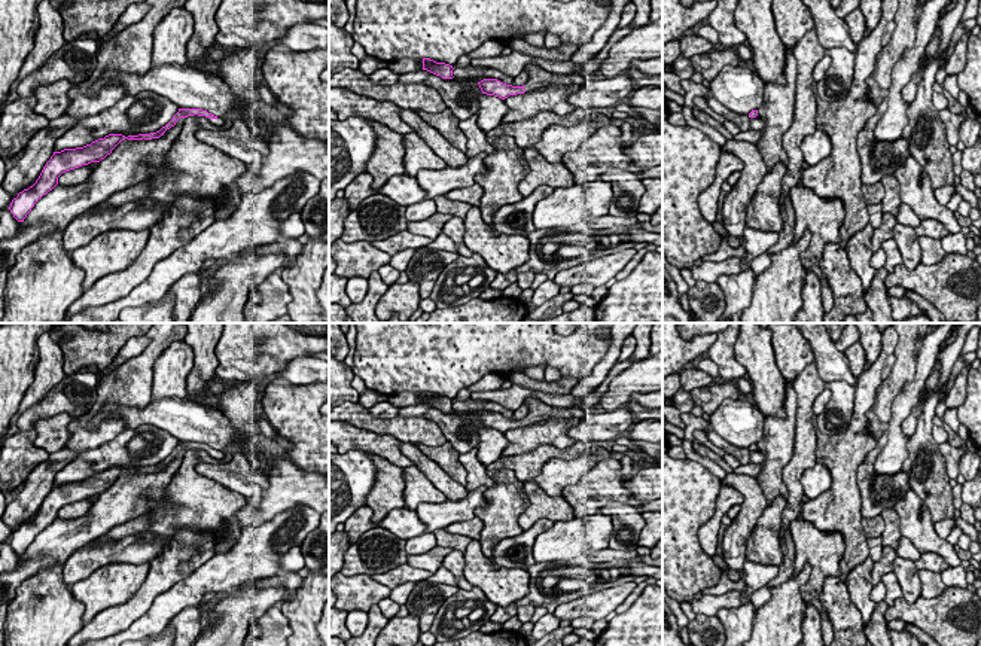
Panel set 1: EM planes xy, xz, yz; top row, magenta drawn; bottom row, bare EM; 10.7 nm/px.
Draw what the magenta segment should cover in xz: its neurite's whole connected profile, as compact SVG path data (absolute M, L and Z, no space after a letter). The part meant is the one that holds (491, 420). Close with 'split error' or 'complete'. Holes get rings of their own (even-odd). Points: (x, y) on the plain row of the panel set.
M527 397L524 403L530 408L528 414L523 420L506 418L497 412L484 412L478 415L482 427L494 429L502 433L509 429L524 427L531 423L542 423L549 418L564 417L564 418L585 418L585 411L581 408L557 408L543 403L537 397Z; split error

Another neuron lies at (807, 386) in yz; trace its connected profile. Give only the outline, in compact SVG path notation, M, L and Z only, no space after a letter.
M816 362L808 363L792 383L796 393L796 426L793 455L782 475L783 484L789 491L780 525L783 560L779 566L779 575L767 585L770 589L789 581L795 572L795 543L790 522L801 517L804 496L802 473L816 464L817 436L811 423L814 415L813 403L826 387L826 383L819 377Z

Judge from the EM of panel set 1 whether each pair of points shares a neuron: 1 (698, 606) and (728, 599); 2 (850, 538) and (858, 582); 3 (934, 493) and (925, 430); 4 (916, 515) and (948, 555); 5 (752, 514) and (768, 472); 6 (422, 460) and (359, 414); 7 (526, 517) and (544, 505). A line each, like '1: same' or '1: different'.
1: same
2: different
3: same
4: same
5: different
6: different
7: same

